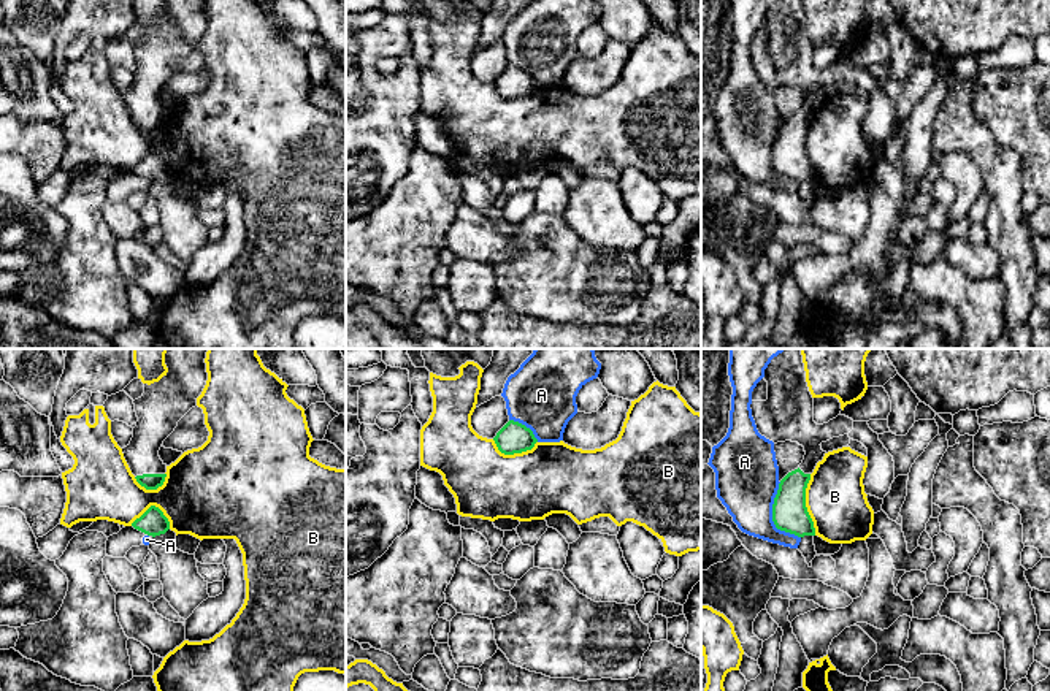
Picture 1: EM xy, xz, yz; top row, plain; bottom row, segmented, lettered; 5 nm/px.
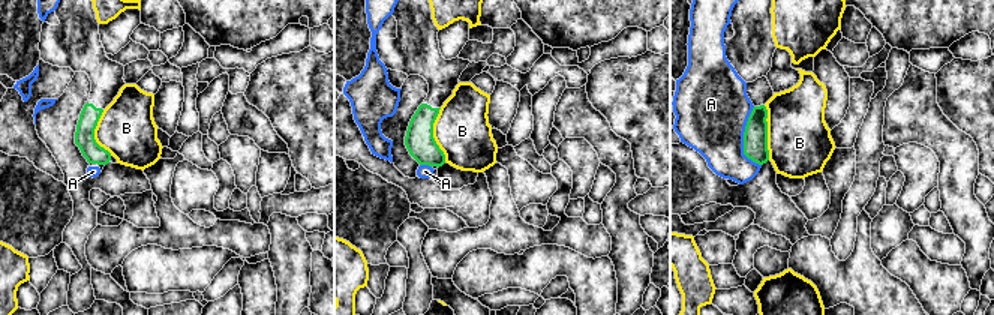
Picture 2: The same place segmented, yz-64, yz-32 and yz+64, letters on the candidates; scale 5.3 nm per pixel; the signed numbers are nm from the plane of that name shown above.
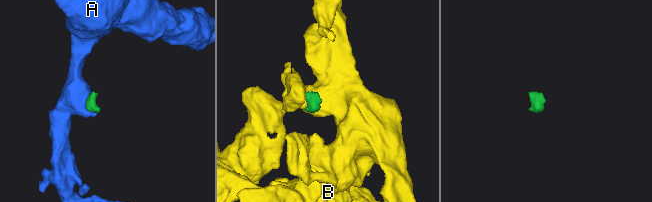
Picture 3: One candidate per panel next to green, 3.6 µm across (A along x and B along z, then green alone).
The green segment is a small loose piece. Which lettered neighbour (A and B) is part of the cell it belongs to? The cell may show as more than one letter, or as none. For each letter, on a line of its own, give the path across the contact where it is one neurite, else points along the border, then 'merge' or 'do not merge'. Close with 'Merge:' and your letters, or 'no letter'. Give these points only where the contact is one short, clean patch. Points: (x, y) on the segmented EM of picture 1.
A: border along yz (781, 482), (773, 504), (773, 523), (800, 538); do not merge
B: border along yz (809, 474), (806, 511), (816, 534); do not merge
Merge: no letter

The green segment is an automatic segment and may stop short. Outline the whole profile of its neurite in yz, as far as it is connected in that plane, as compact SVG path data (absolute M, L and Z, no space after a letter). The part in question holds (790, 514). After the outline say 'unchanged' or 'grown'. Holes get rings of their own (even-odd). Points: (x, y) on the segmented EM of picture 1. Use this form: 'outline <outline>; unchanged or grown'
outline M785 349L774 357L765 369L765 377L752 391L752 417L761 436L777 442L798 442L804 447L804 460L798 469L788 472L779 483L772 504L772 521L777 529L795 534L798 537L815 536L814 521L806 507L806 488L818 461L823 460L822 442L833 437L849 434L853 429L853 420L837 415L828 423L817 425L814 422L814 398L806 382L806 371L799 349Z; grown

